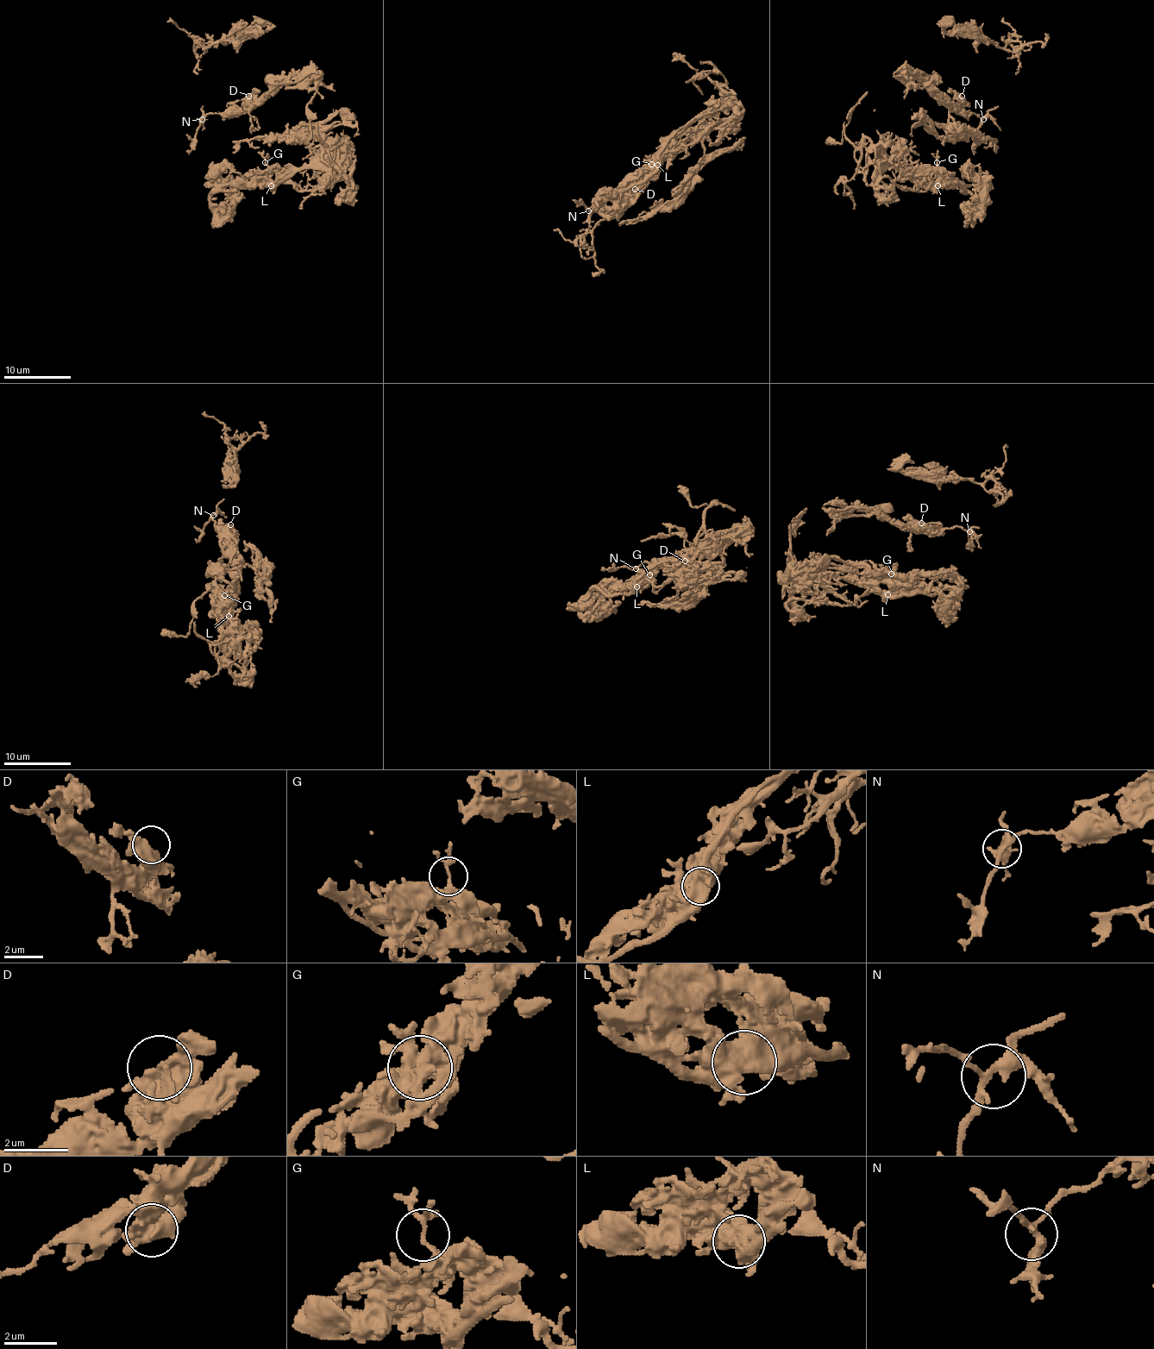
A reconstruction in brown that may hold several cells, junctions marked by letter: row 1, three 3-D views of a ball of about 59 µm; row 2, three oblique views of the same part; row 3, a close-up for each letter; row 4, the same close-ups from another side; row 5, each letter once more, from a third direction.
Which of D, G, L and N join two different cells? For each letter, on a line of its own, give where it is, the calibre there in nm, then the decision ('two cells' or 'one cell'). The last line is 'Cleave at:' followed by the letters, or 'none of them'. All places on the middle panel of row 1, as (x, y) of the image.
D: at (635, 189); 550 nm thick; one cell
G: at (651, 164); 170 nm thick; one cell
L: at (657, 165); 650 nm thick; two cells
N: at (588, 210); 260 nm thick; one cell
Cleave at: L

